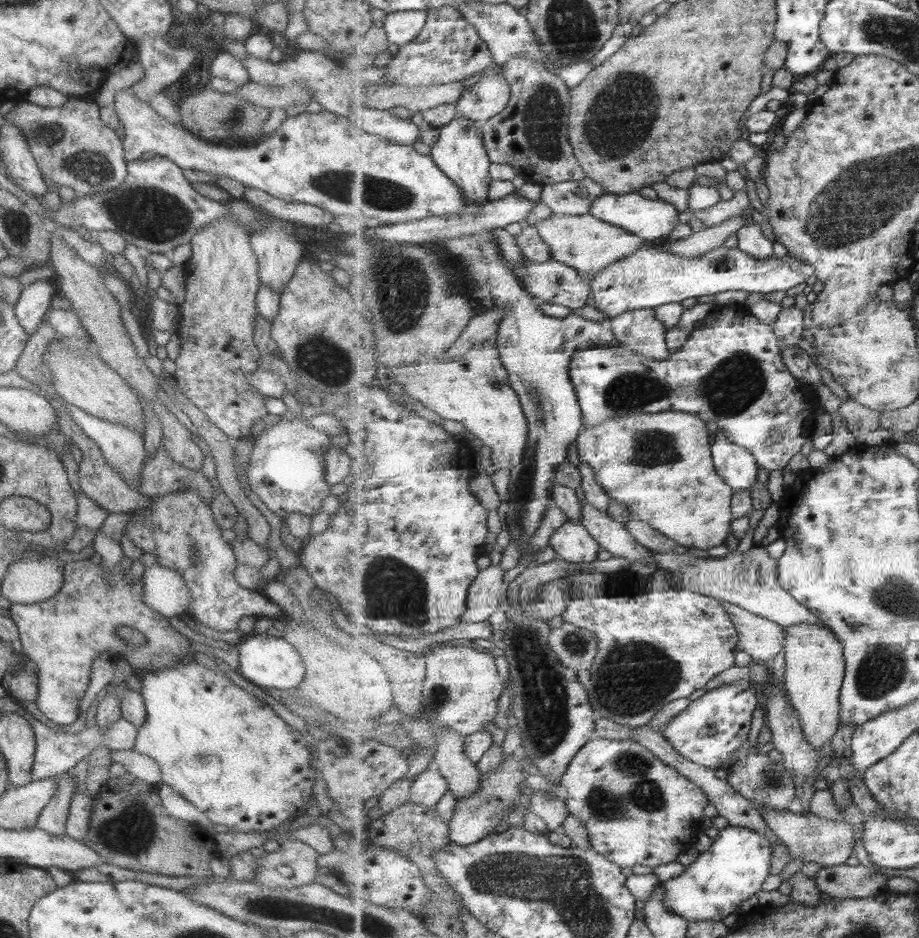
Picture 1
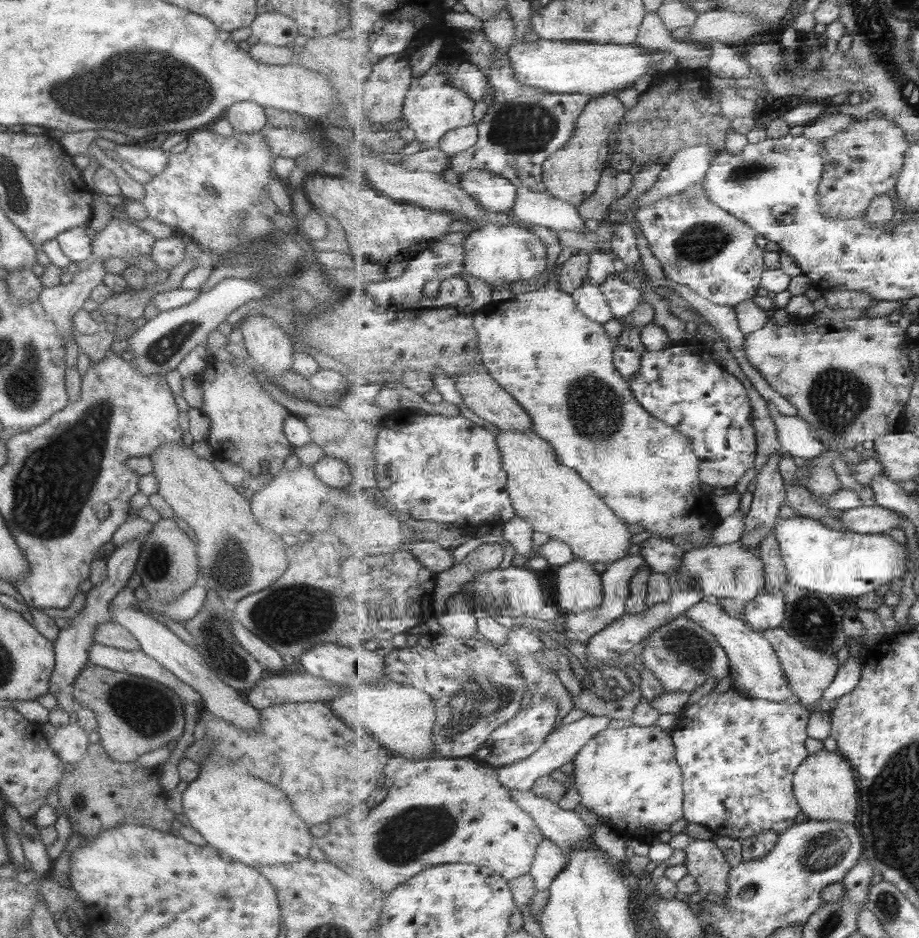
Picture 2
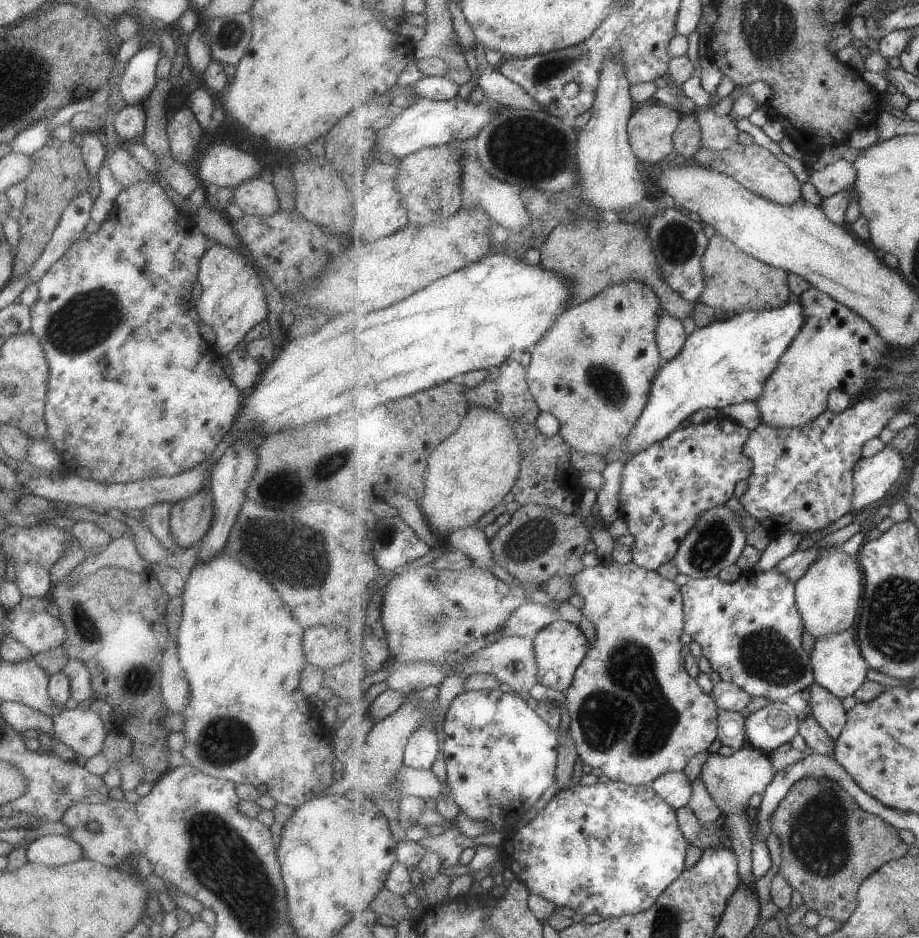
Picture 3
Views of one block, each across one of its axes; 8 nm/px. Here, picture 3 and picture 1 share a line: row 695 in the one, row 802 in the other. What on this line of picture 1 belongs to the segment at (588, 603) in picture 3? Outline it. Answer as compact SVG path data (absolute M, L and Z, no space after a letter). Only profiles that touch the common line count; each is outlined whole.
M594 738L589 741L588 744L573 758L573 761L568 767L568 772L563 775L561 784L567 788L567 798L565 805L568 813L577 816L579 821L587 828L590 835L590 842L593 845L593 850L599 854L605 855L611 862L616 862L621 868L633 868L637 864L643 864L645 866L654 867L661 866L661 864L669 864L669 862L675 862L679 854L685 854L689 848L693 848L694 840L698 834L703 832L702 822L705 817L705 809L707 805L711 803L708 798L708 794L689 777L681 775L676 768L668 766L663 763L653 752L650 752L645 746L637 741L629 740L607 740Z

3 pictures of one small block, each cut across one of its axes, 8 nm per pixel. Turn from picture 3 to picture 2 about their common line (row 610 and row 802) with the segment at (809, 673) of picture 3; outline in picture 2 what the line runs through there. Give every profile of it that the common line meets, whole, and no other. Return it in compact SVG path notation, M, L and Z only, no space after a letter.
M730 686L725 694L709 694L701 698L695 705L686 709L678 716L678 724L671 730L673 742L676 744L676 758L684 770L684 818L688 823L696 823L709 827L715 835L727 836L743 841L763 831L775 831L780 835L795 825L799 814L803 813L800 802L794 793L794 778L799 766L809 758L806 740L809 738L808 725L812 713L803 704L785 704L785 702L771 702L759 698L747 698L740 690Z

